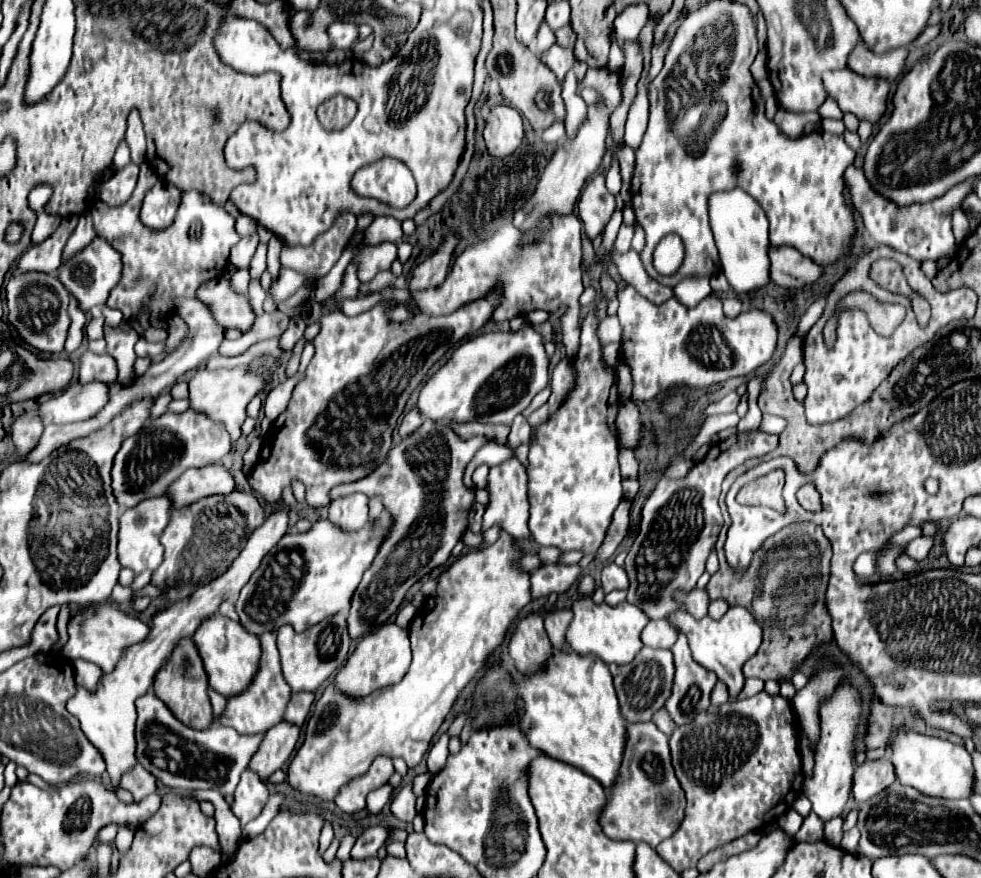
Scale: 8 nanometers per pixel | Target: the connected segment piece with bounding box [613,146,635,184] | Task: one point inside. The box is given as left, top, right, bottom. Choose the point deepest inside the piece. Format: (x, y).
(626, 156)

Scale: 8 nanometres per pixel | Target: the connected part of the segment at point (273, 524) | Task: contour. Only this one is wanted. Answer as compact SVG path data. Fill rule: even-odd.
M279 504L267 518L265 522L249 536L245 548L241 550L239 558L235 558L235 562L231 564L231 568L211 580L209 584L197 588L191 596L173 602L169 608L165 608L163 612L159 612L153 618L151 624L151 632L147 634L147 638L139 644L129 646L121 660L117 662L115 670L111 674L103 674L99 680L99 690L89 692L85 688L77 688L77 694L73 698L69 698L67 702L67 710L79 720L83 734L89 738L89 742L99 748L99 752L103 754L103 760L107 764L107 772L111 776L113 786L117 788L117 782L121 778L123 772L131 770L135 760L135 700L139 696L143 696L151 684L153 684L153 676L159 670L159 666L163 666L163 662L169 658L171 650L175 648L177 640L183 636L191 636L193 630L199 626L199 622L211 614L217 612L219 604L227 598L237 598L241 588L249 582L251 574L259 568L263 556L287 534L289 530L289 504Z

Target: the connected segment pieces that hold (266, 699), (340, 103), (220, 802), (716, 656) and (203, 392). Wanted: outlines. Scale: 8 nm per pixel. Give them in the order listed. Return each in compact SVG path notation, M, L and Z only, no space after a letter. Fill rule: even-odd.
M263 632L259 636L261 642L261 658L259 658L259 668L251 680L251 684L227 698L227 706L221 712L221 716L215 716L213 722L221 726L235 728L239 734L257 734L257 732L267 732L271 726L279 724L283 718L283 706L287 706L287 698L291 696L291 688L283 680L281 666L279 666L279 652L275 644L275 634L273 632Z
M335 96L319 106L319 122L325 130L343 130L357 112L357 104L347 98Z
M205 790L205 792L189 792L189 794L183 794L187 798L197 798L197 800L209 800L213 802L213 806L216 808L216 833L219 836L219 846L221 846L221 852L231 856L239 842L241 842L241 824L239 820L233 816L229 804L223 800L223 796L215 790Z
M729 608L729 612L719 622L711 620L709 616L695 620L691 614L679 612L679 614L673 614L673 624L687 636L689 648L693 652L693 660L703 668L707 668L709 672L715 672L717 678L727 684L729 696L735 698L745 680L741 670L743 662L747 662L761 646L763 630L755 622L755 618L745 608Z
M271 356L267 358L257 370L251 370L249 364L245 366L235 366L235 368L201 368L189 382L189 402L193 410L199 410L207 414L210 418L218 422L223 422L231 434L232 442L239 439L241 433L241 424L246 419L246 408L251 398L265 390L265 386L271 384L271 378L275 370L279 368L279 362Z

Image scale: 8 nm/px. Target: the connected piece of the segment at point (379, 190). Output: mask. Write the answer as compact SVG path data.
M379 160L359 170L353 178L353 188L361 196L387 202L403 208L415 198L415 180L399 160Z

